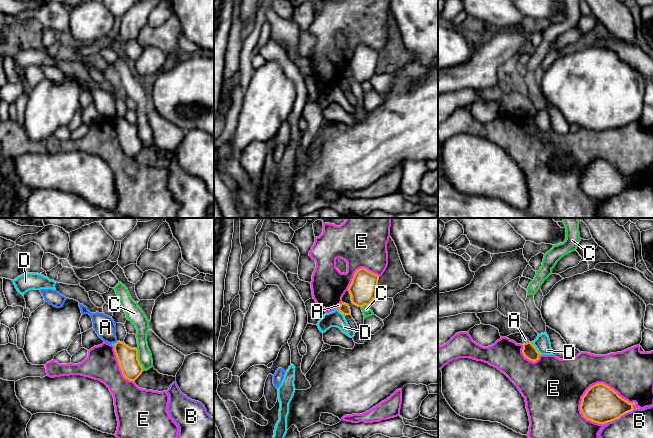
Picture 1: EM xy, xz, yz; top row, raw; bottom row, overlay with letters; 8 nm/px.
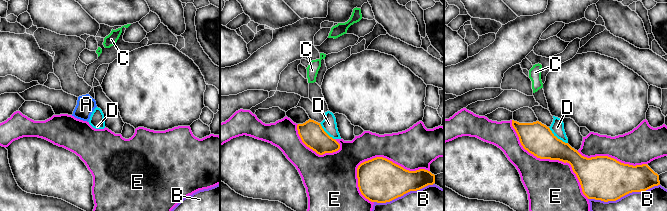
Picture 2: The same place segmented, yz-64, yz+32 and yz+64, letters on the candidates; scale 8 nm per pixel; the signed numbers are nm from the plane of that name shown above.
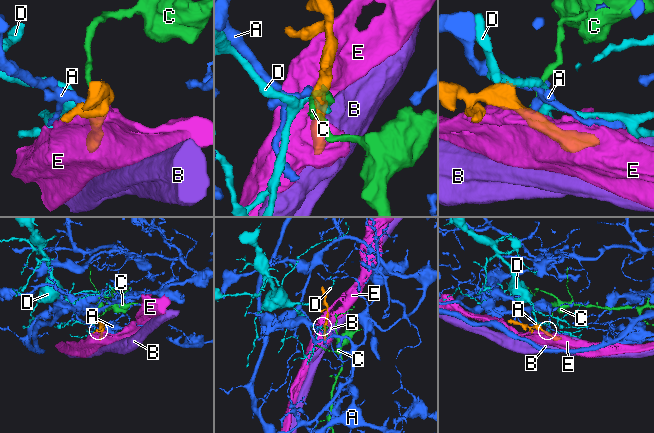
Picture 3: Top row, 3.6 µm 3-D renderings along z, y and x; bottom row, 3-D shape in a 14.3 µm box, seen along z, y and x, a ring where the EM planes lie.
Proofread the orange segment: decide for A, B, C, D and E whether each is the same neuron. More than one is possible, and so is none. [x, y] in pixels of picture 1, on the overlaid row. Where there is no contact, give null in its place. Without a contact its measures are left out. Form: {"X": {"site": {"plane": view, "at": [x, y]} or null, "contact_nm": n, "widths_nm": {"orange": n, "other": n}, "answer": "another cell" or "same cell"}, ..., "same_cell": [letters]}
{"A": {"site": {"plane": "xy", "at": [116, 342]}, "contact_nm": 30, "widths_nm": {"orange": 170, "other": 170}, "answer": "another cell"}, "B": {"site": {"plane": "yz", "at": [624, 413]}, "contact_nm": 280, "widths_nm": {"orange": 300, "other": 220}, "answer": "another cell"}, "C": {"site": {"plane": "xy", "at": [137, 359]}, "contact_nm": 190, "widths_nm": {"orange": 170, "other": 110}, "answer": "another cell"}, "D": {"site": {"plane": "yz", "at": [535, 348]}, "contact_nm": 130, "widths_nm": {"orange": 110, "other": 130}, "answer": "another cell"}, "E": {"site": {"plane": "yz", "at": [608, 386]}, "contact_nm": 500, "widths_nm": {"orange": 300, "other": 360}, "answer": "another cell"}, "same_cell": []}

